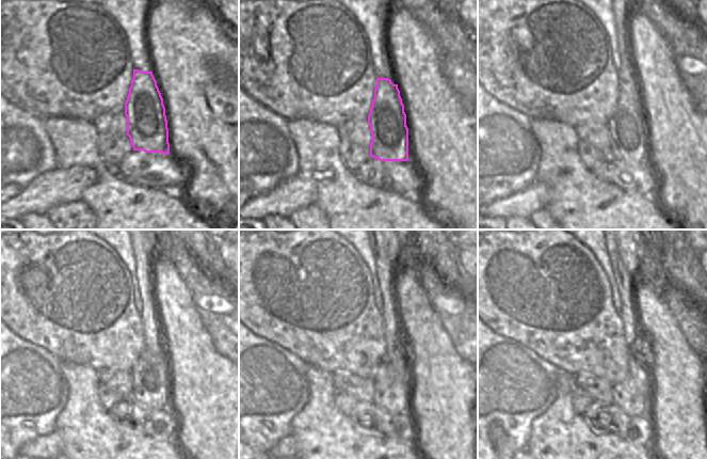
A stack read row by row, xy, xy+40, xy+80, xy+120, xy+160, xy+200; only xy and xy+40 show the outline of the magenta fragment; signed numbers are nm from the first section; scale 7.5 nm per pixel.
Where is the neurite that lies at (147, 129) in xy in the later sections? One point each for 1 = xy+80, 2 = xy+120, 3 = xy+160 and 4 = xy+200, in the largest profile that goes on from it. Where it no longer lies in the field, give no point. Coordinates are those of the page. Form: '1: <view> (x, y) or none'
1: xy+80 (627, 127)
2: xy+120 (150, 373)
3: xy+160 (389, 393)
4: xy+200 (626, 395)

